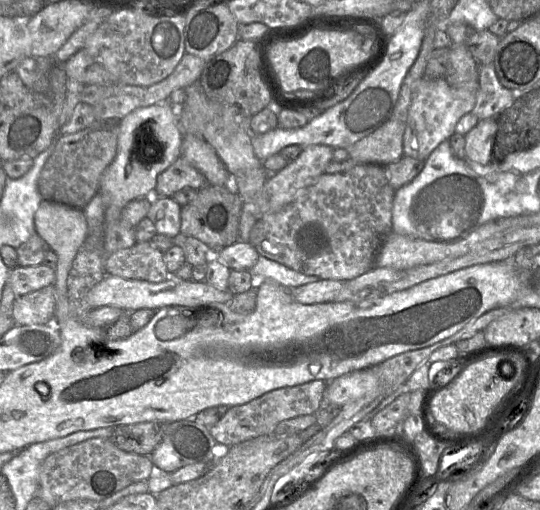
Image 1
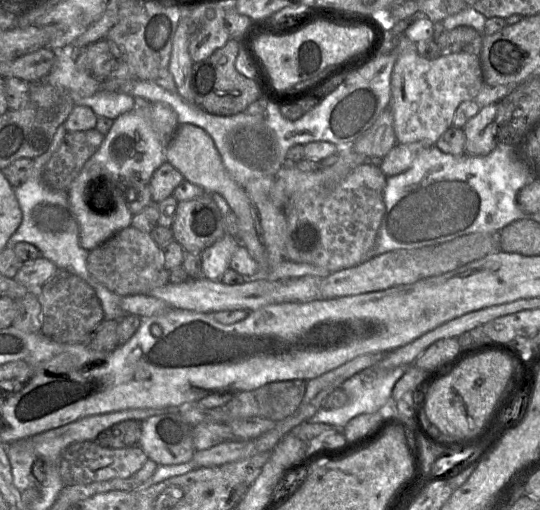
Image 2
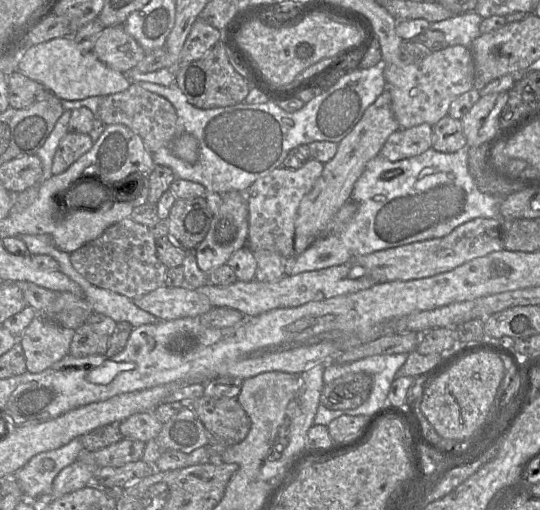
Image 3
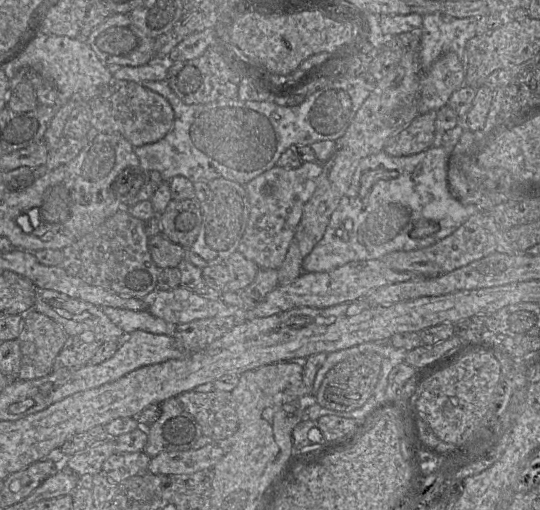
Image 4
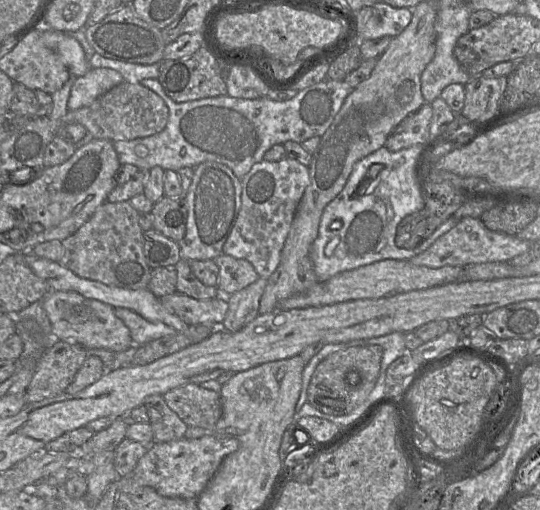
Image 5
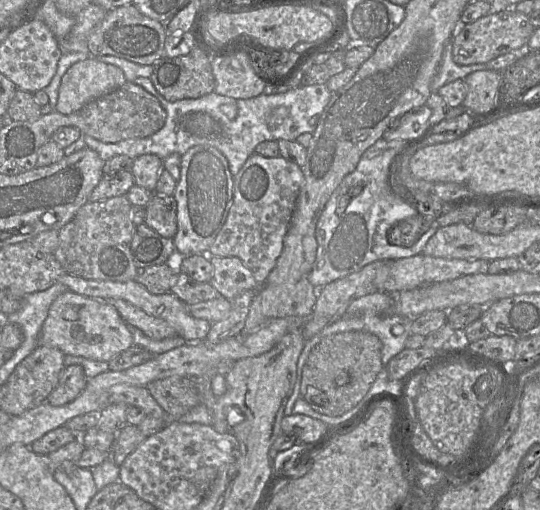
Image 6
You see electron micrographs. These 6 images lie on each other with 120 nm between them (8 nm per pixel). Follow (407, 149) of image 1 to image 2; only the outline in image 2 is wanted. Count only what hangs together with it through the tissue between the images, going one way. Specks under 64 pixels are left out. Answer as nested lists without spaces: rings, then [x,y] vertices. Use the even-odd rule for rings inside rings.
[[[404,35],[398,43],[398,58],[391,75],[389,109],[398,143],[421,142],[433,146],[452,126],[455,111],[464,101],[474,100],[484,84],[479,54],[444,53],[434,60],[421,58],[416,43]]]

